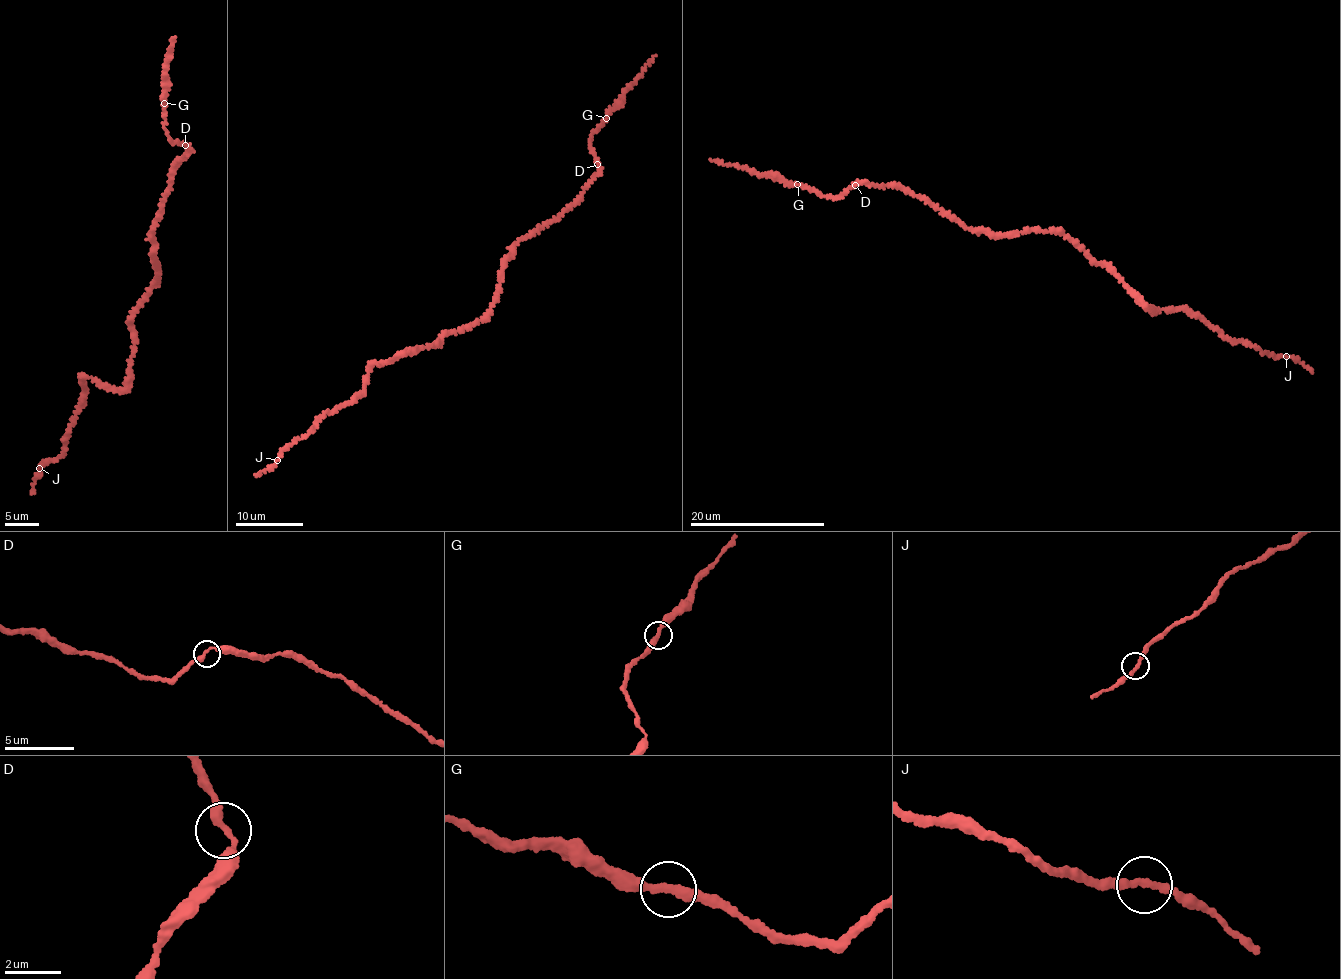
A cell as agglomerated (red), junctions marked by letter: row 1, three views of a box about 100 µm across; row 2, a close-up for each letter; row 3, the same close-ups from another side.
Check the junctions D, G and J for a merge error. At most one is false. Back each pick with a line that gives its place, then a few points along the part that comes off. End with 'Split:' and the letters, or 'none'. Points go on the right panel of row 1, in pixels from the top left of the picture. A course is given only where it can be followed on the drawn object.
Split: none

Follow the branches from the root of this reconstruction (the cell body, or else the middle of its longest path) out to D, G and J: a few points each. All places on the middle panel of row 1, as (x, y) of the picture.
D: (493, 300), (500, 279), (501, 260), (509, 256), (511, 246), (558, 217), (575, 201), (600, 168), (597, 164)
G: (493, 300), (501, 260), (509, 256), (511, 246), (558, 217), (600, 168), (591, 139), (593, 130), (606, 118)
J: (493, 300), (479, 320), (437, 343), (372, 364), (364, 393), (322, 415), (314, 429), (292, 441), (277, 460)

